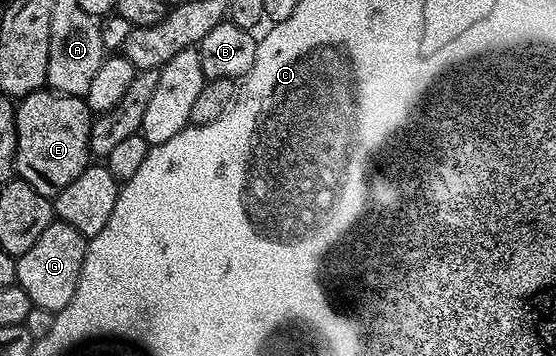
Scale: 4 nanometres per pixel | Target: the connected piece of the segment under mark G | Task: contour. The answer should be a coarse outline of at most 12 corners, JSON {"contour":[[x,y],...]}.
{"contour":[[59,218],[18,257],[35,307],[80,287],[86,238]]}

